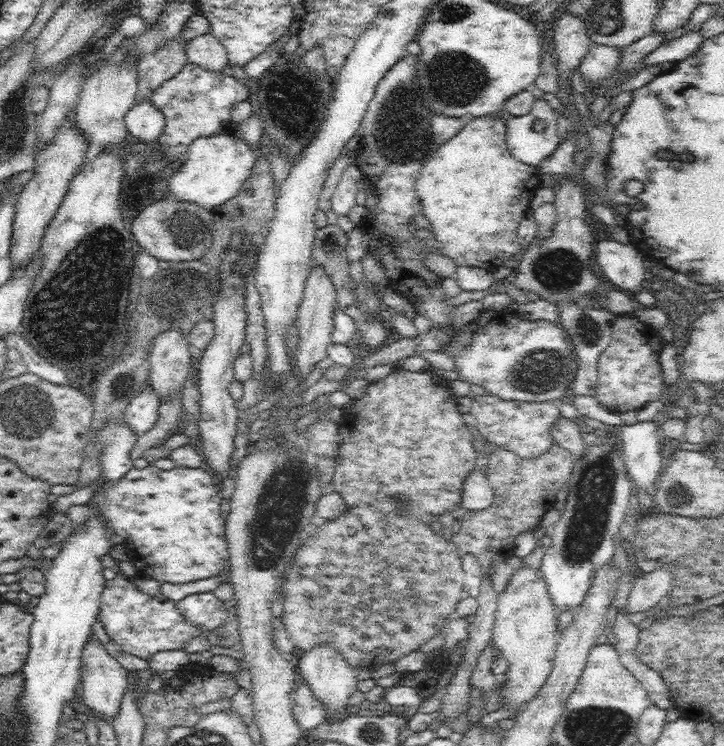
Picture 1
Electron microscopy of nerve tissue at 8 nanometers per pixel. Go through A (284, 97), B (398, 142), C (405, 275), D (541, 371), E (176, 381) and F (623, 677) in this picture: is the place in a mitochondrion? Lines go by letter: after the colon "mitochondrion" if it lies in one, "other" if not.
A: mitochondrion
B: mitochondrion
C: other
D: mitochondrion
E: other
F: other

